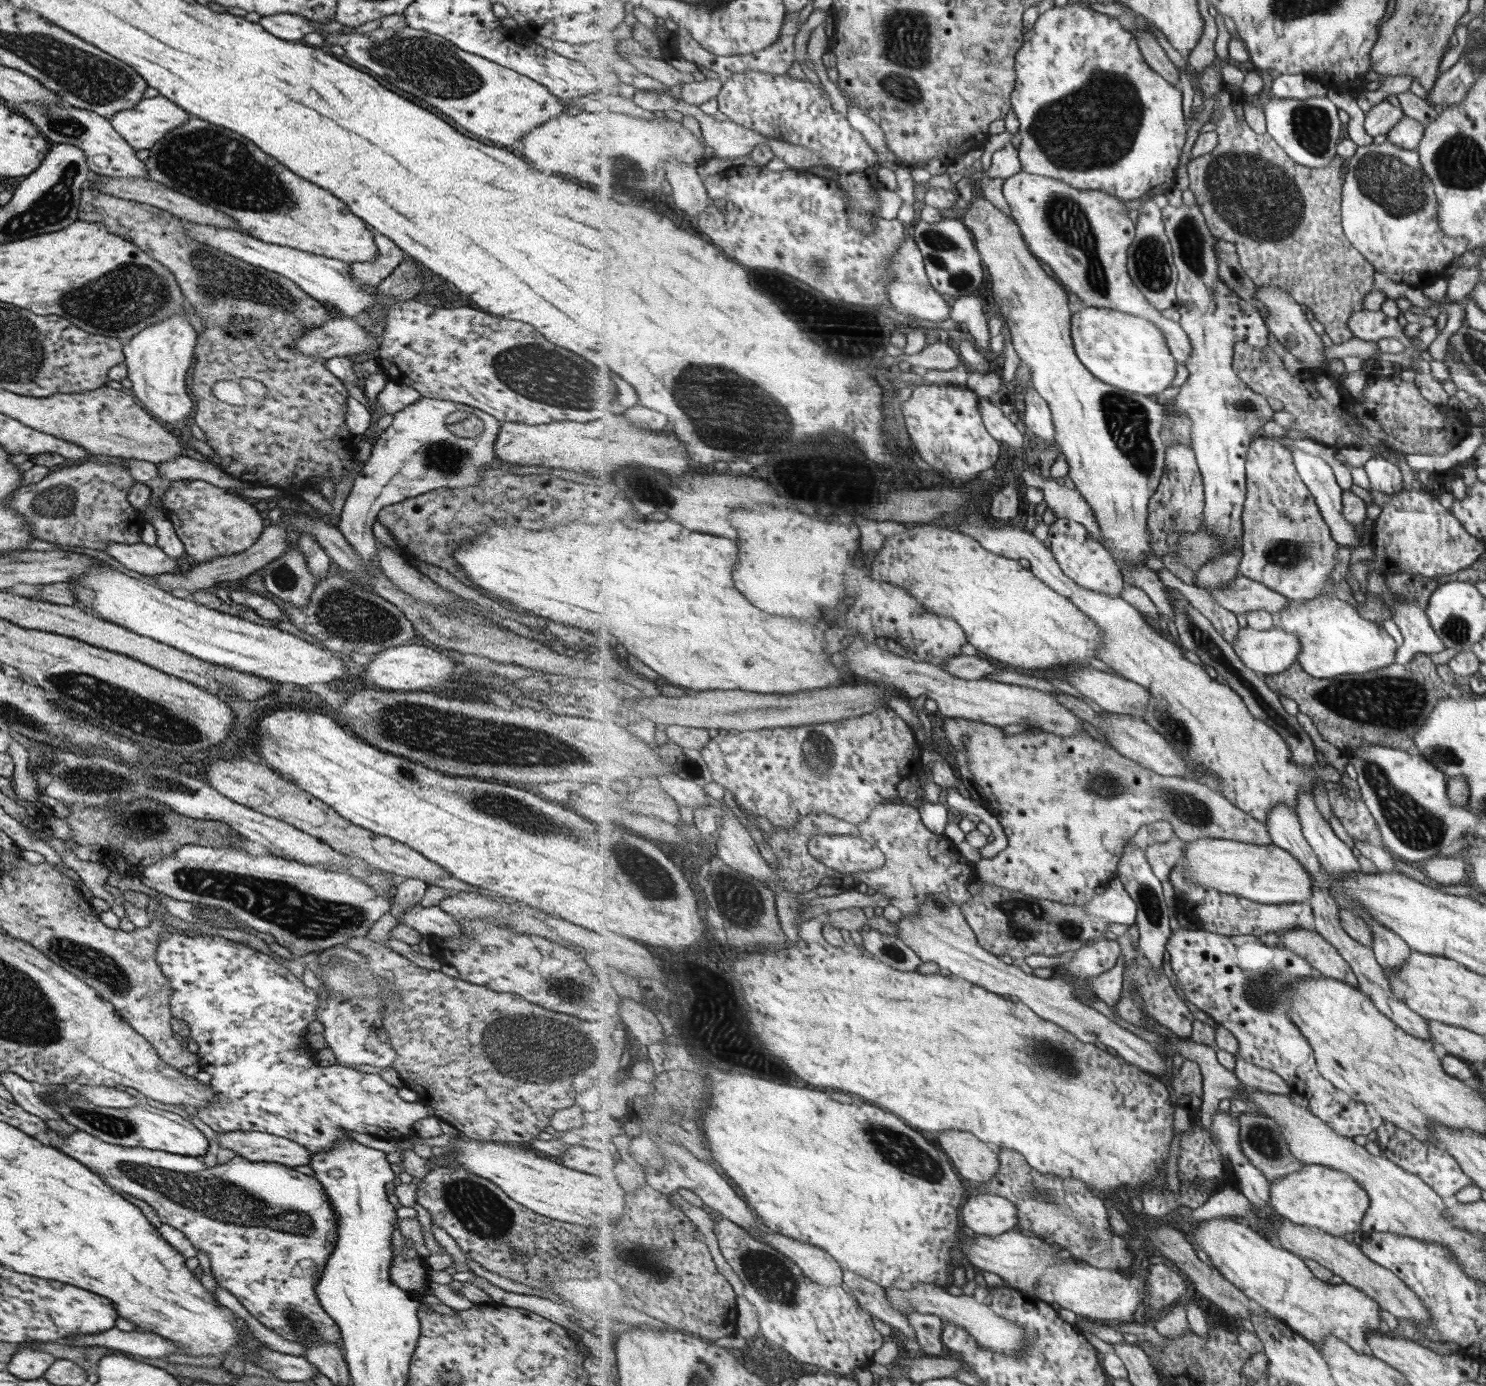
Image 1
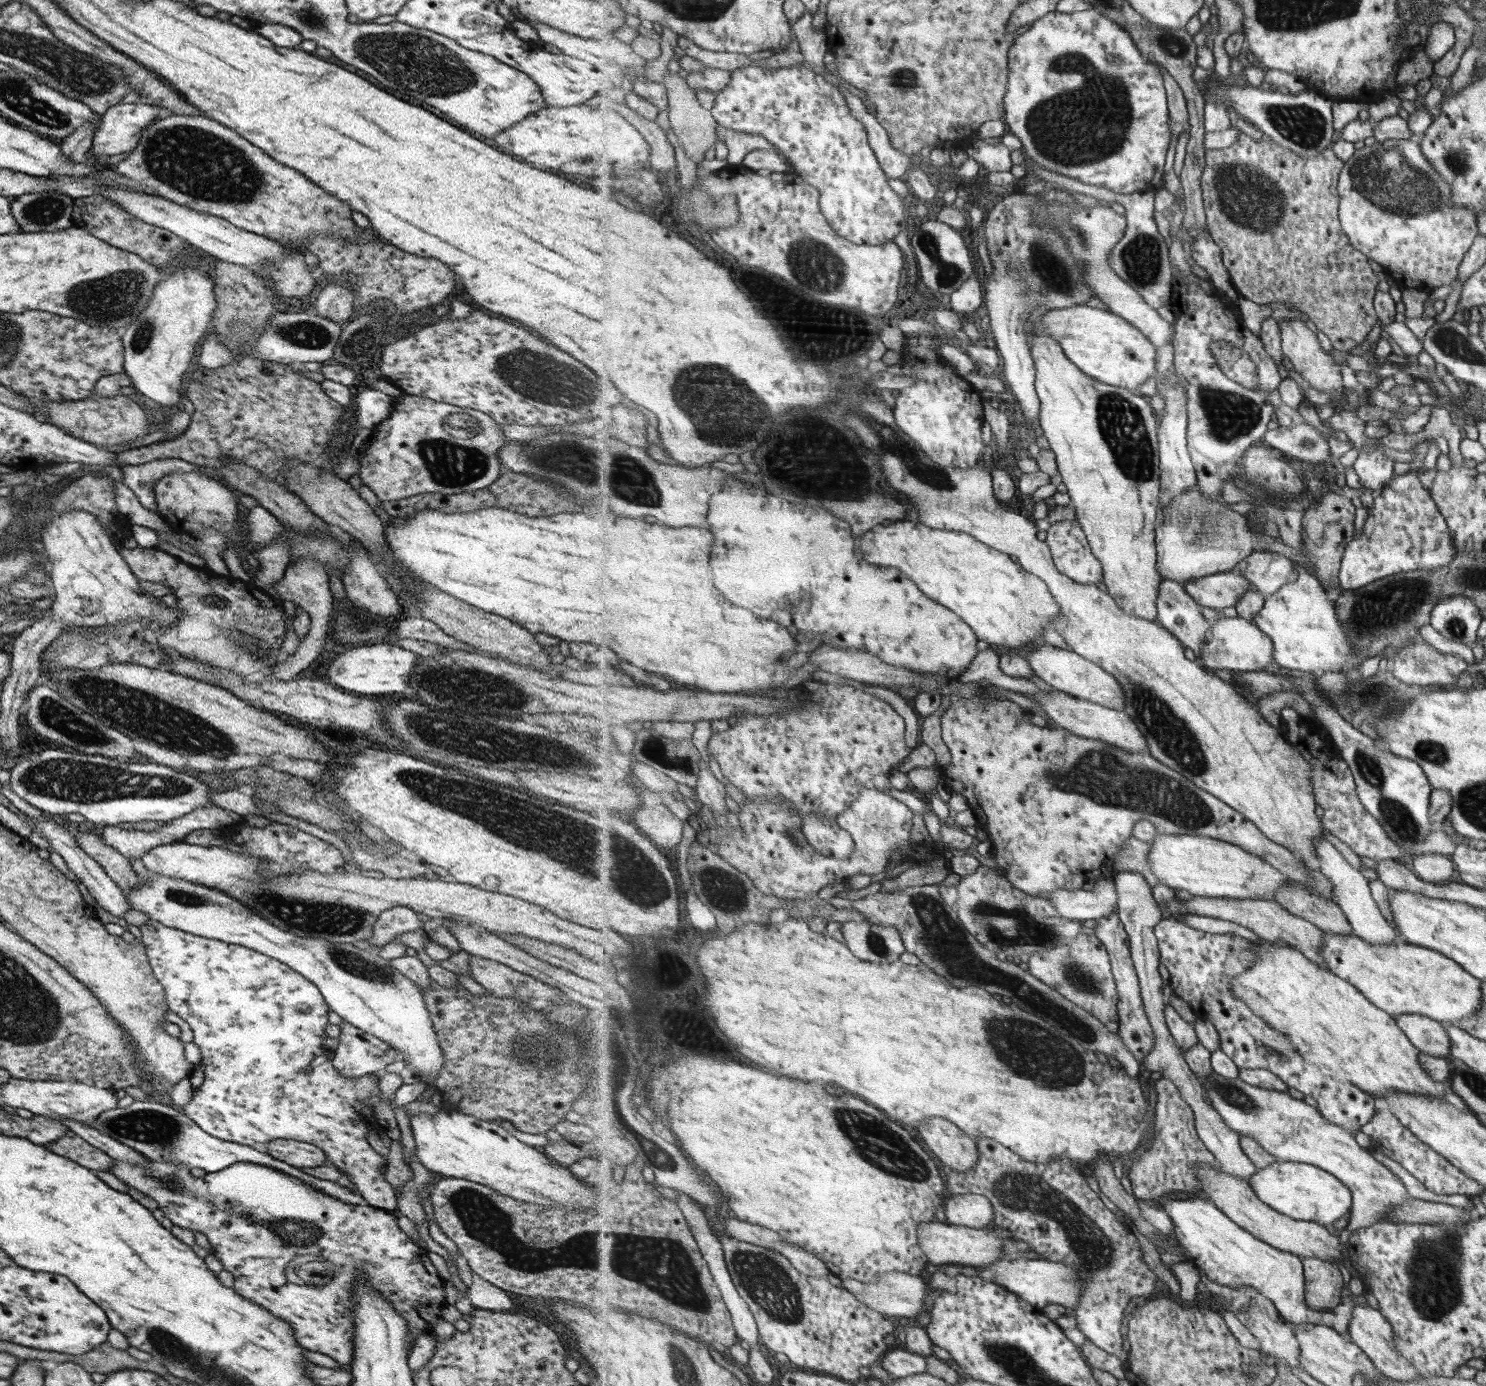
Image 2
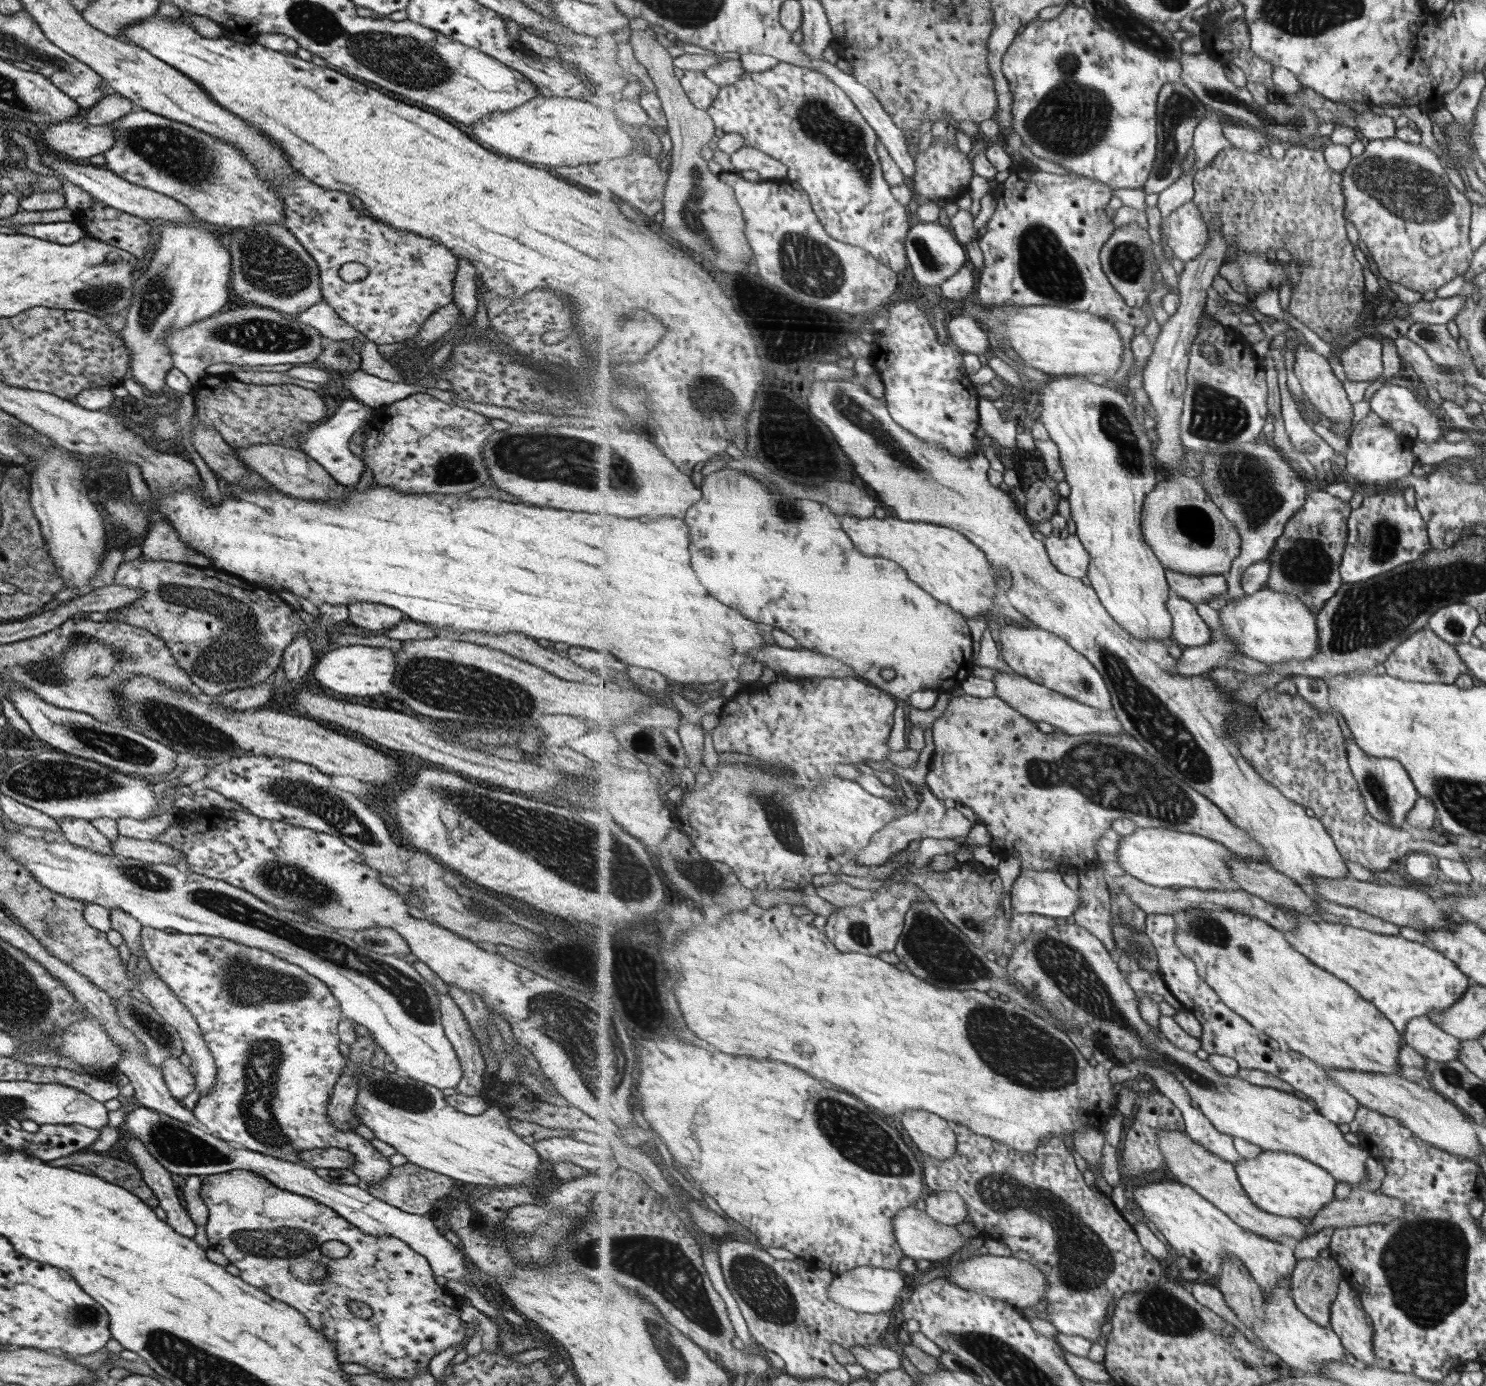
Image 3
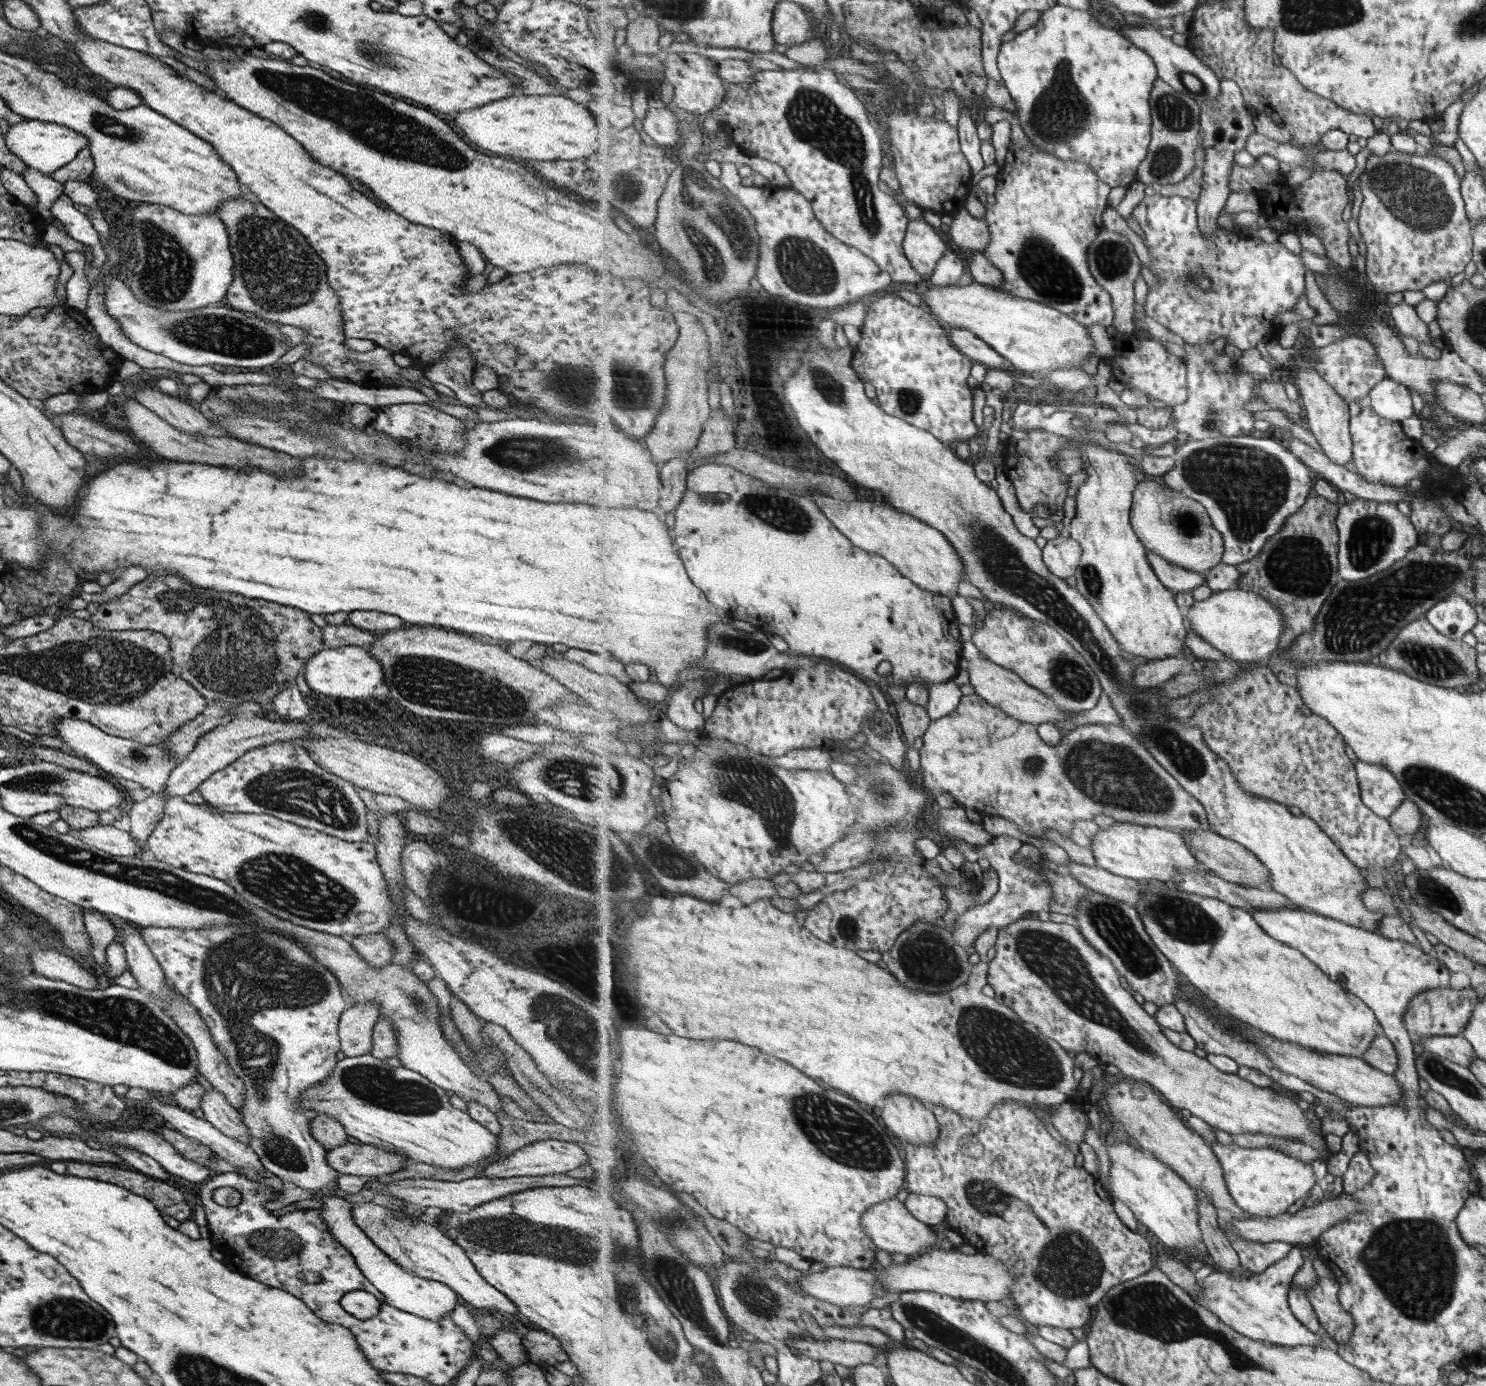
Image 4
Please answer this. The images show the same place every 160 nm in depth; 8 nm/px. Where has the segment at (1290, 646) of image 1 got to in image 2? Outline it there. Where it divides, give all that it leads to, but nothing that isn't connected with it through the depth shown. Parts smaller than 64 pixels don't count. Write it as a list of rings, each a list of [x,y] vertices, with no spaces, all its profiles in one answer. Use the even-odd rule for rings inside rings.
[[[1240,616],[1235,618],[1217,619],[1215,625],[1210,629],[1209,640],[1202,647],[1202,652],[1196,655],[1197,660],[1206,670],[1233,670],[1237,672],[1258,672],[1264,671],[1267,667],[1275,664],[1275,644],[1263,630],[1259,630],[1251,621]]]

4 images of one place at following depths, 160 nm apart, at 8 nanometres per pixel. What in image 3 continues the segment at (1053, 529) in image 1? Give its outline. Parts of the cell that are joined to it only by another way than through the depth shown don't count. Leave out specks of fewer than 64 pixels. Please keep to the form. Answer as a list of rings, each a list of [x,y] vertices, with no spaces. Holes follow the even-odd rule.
[[[1061,533],[1044,538],[1046,549],[1054,565],[1063,574],[1073,578],[1085,578],[1090,572],[1091,557],[1077,534]]]

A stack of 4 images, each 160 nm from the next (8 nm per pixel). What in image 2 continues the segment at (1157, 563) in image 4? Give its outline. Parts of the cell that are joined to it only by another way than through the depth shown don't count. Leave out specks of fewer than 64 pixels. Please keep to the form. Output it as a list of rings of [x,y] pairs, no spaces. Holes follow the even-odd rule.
[[[1238,570],[1217,573],[1183,583],[1187,592],[1202,607],[1222,610],[1223,608],[1237,607],[1239,599],[1243,598],[1250,590],[1254,590],[1254,584],[1243,576]]]

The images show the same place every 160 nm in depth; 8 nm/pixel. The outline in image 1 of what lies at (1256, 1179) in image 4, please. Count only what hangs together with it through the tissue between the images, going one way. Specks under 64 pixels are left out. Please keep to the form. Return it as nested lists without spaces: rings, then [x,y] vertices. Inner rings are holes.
[[[1304,1165],[1299,1172],[1270,1181],[1271,1200],[1268,1214],[1279,1215],[1299,1225],[1316,1226],[1335,1236],[1358,1235],[1367,1210],[1369,1193],[1349,1173],[1325,1166]]]

